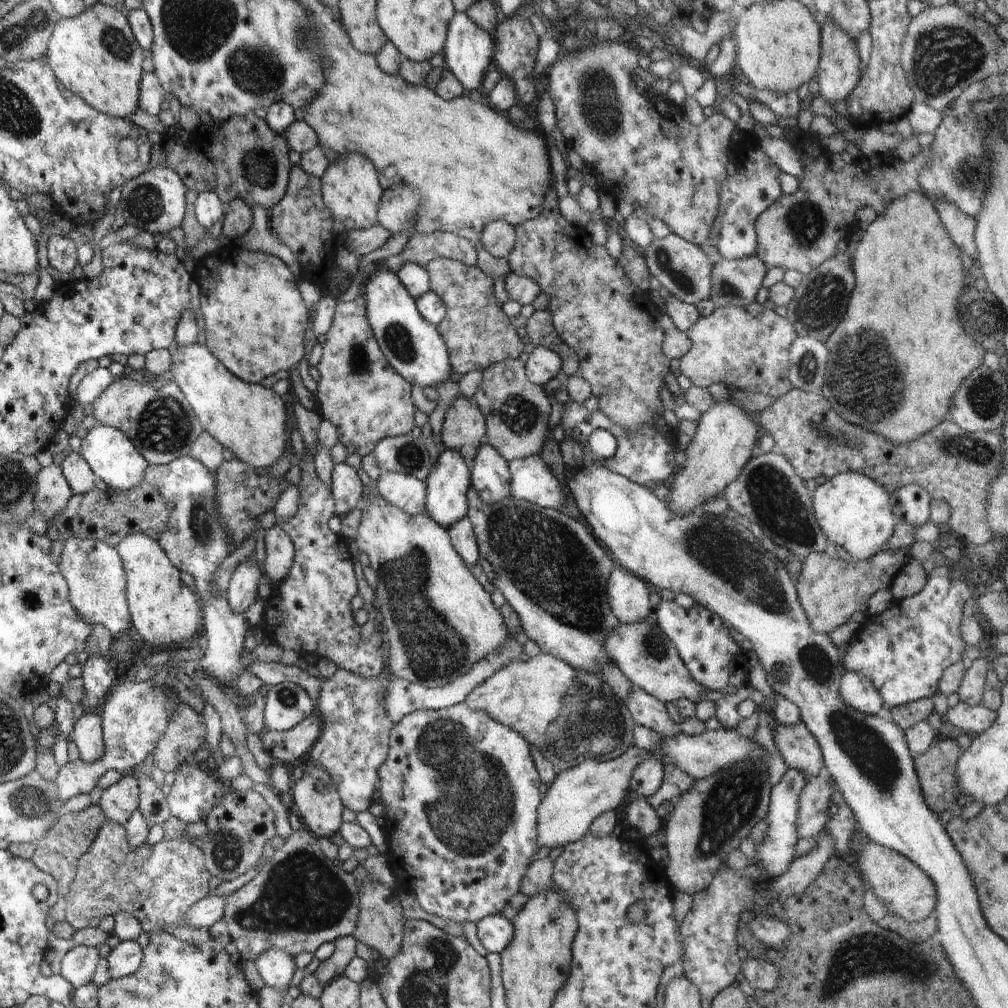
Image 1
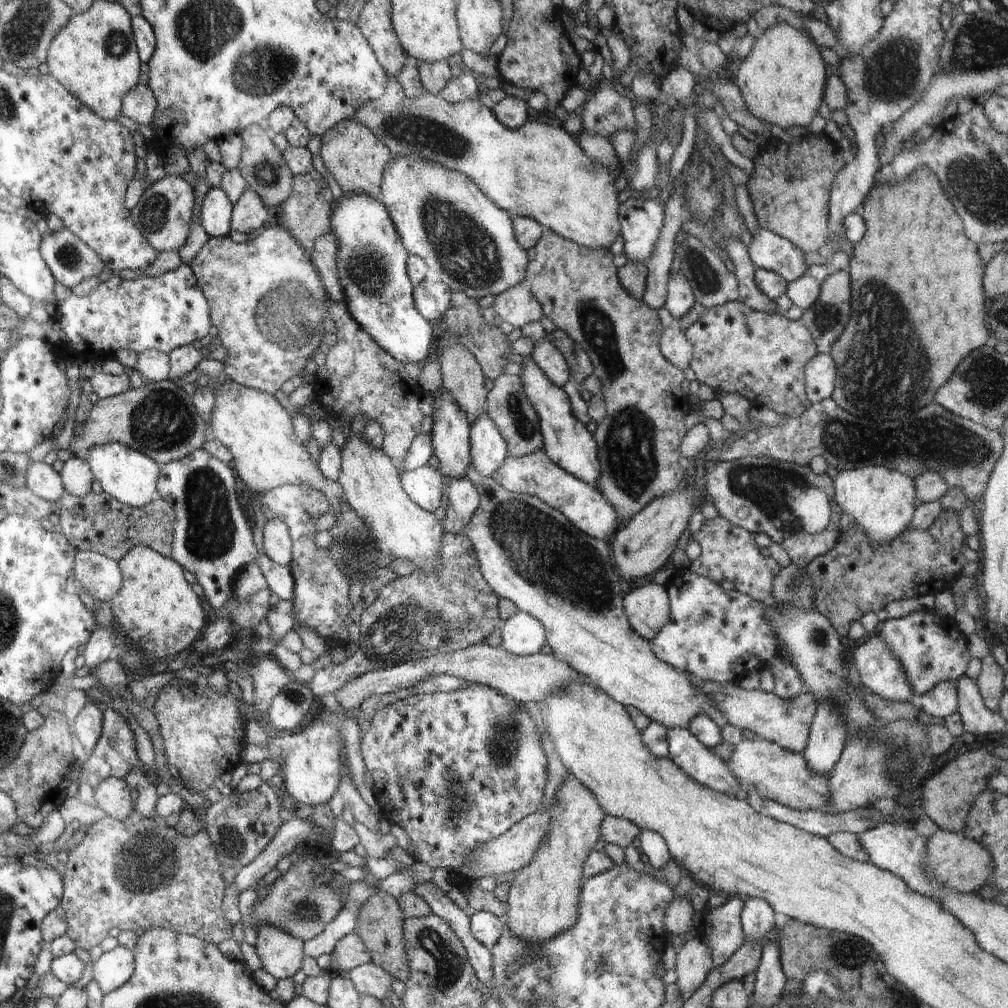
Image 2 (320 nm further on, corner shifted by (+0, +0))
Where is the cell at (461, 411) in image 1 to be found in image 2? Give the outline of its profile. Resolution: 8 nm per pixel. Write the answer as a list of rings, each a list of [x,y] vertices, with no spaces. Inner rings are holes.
[[[452,340],[439,359],[443,386],[466,413],[470,424],[484,413],[487,394],[484,373],[475,356],[460,341]]]

